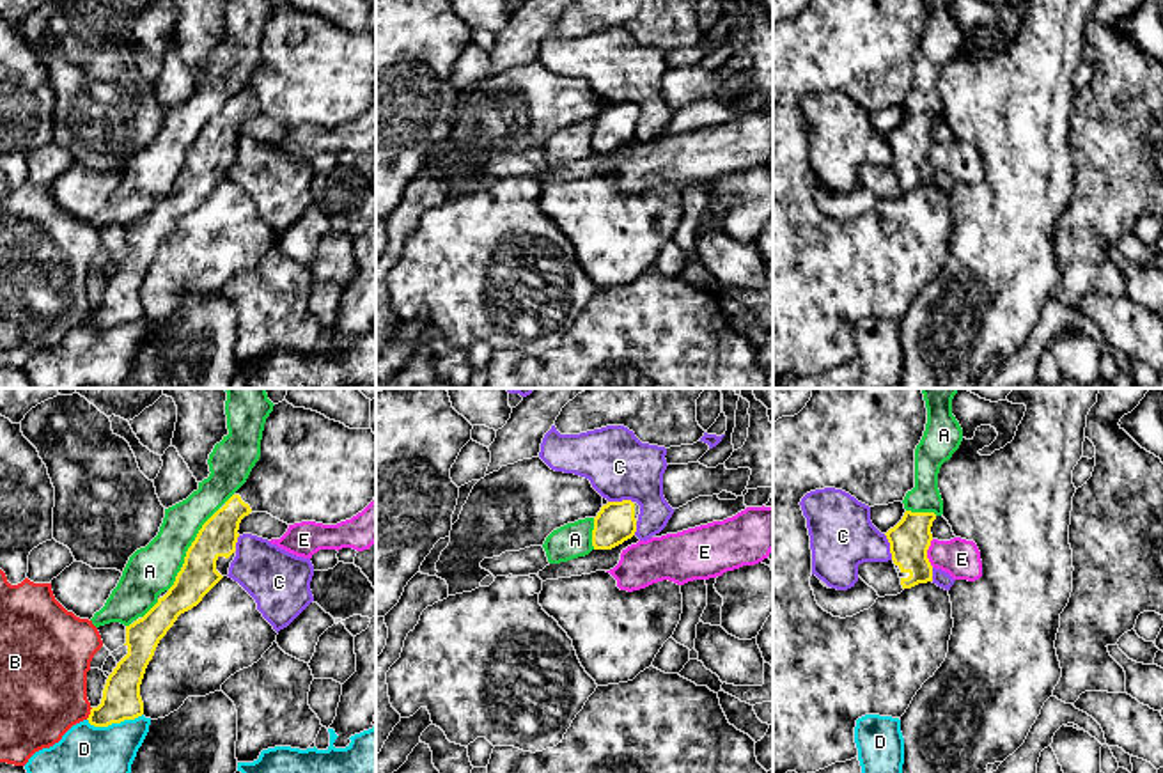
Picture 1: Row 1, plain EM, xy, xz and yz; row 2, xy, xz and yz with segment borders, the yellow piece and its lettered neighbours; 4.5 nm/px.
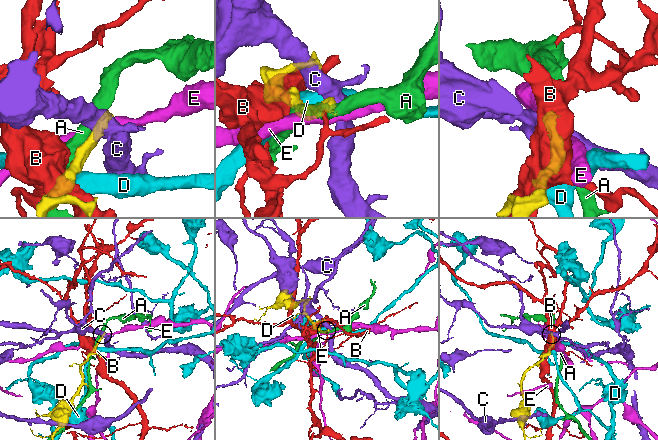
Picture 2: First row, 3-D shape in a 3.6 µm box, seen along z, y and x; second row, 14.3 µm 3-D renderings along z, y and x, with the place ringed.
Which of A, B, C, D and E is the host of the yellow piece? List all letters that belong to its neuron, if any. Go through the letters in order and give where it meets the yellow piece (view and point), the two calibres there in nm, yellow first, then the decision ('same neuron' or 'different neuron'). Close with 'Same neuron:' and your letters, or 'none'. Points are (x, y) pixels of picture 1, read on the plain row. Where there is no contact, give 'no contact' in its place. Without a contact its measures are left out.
A: xy (188, 151) | 170/220 nm | different neuron
B: xy (91, 316) | 180/400 nm | different neuron
C: yz (890, 149) | 190/300 nm | different neuron
D: xy (114, 325) | 180/260 nm | different neuron
E: yz (926, 156) | 190/180 nm | different neuron
Same neuron: none

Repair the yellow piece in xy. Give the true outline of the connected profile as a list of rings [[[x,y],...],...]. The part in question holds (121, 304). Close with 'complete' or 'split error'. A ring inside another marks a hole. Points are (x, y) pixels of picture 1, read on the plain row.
[[[287,4],[275,7],[264,27],[261,60],[246,85],[202,128],[168,195],[142,222],[126,229],[128,257],[108,278],[101,307],[90,312],[89,326],[108,330],[144,317],[140,287],[160,243],[181,216],[197,209],[229,177],[245,119],[268,115],[287,128],[301,124],[337,128],[362,115],[374,101],[376,37],[372,32],[349,32],[317,14],[294,11]]] | split error

